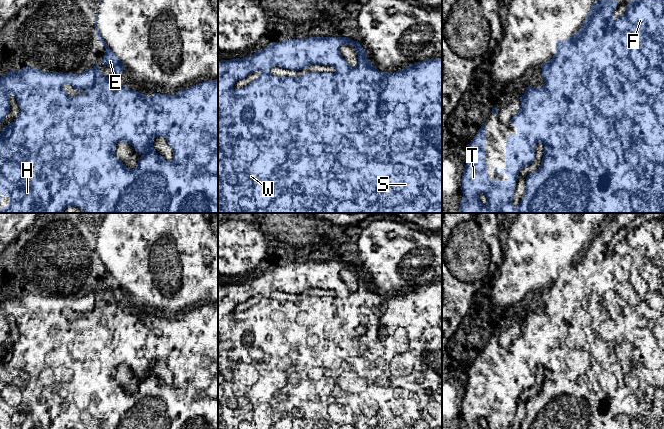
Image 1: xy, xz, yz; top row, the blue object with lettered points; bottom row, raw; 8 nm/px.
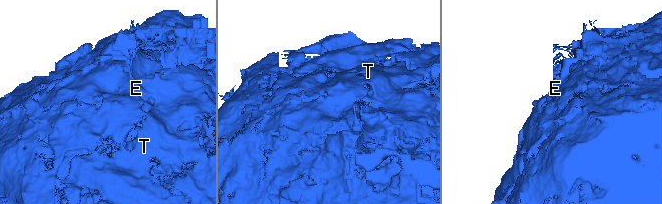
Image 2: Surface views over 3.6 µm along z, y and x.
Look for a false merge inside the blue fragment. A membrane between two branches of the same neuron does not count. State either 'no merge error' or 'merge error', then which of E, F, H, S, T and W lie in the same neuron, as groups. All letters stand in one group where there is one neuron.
no merge error; groups E F H S T W

